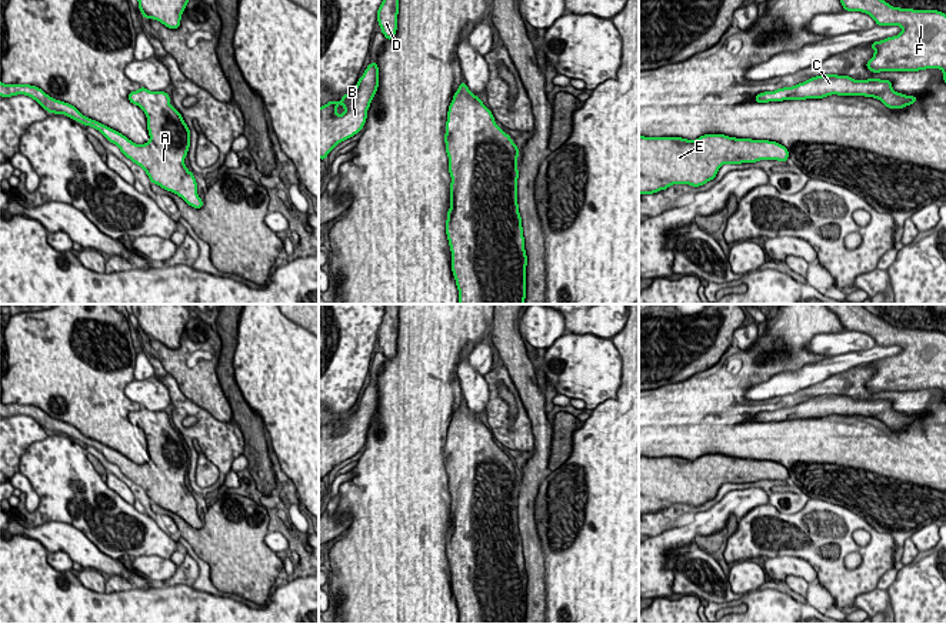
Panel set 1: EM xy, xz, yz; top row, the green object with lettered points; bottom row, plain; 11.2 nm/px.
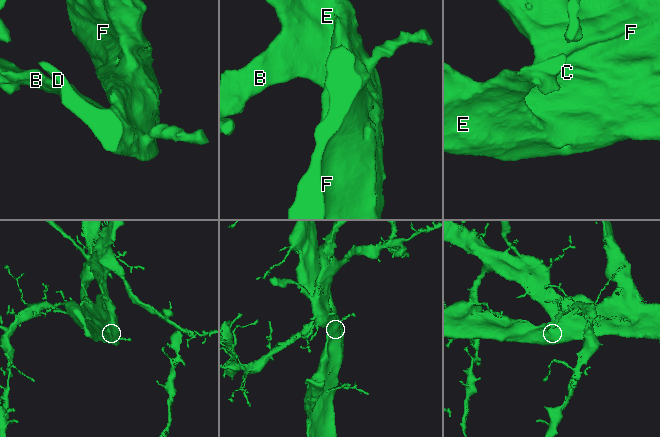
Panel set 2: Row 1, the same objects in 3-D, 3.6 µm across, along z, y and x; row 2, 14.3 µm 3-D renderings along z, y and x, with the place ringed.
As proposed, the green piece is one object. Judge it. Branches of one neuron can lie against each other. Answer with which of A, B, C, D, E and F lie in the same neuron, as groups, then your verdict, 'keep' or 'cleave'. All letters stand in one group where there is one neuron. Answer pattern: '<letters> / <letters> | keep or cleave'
A B C D E F | keep

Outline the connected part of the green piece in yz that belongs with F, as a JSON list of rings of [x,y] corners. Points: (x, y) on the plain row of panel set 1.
[[[826,304],[835,313],[843,330],[862,331],[869,334],[877,346],[900,346],[902,353],[875,361],[870,367],[873,377],[866,383],[872,393],[880,391],[919,391],[926,388],[940,388],[946,403],[946,334],[937,330],[913,330],[893,327],[880,317],[869,313],[862,304]]]

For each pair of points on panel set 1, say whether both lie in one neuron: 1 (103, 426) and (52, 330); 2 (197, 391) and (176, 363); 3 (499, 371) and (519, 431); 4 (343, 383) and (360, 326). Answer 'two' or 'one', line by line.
1: one
2: one
3: one
4: one

